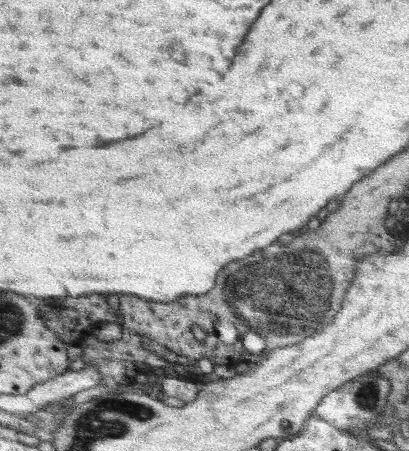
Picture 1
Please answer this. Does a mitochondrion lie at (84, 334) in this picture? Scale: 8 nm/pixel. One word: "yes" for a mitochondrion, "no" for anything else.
no

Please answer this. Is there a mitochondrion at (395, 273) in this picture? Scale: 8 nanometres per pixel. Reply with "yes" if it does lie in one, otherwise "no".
no

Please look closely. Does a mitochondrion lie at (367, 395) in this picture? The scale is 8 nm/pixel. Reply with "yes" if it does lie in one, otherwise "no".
yes

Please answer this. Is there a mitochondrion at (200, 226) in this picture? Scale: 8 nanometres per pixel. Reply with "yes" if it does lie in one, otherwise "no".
no

